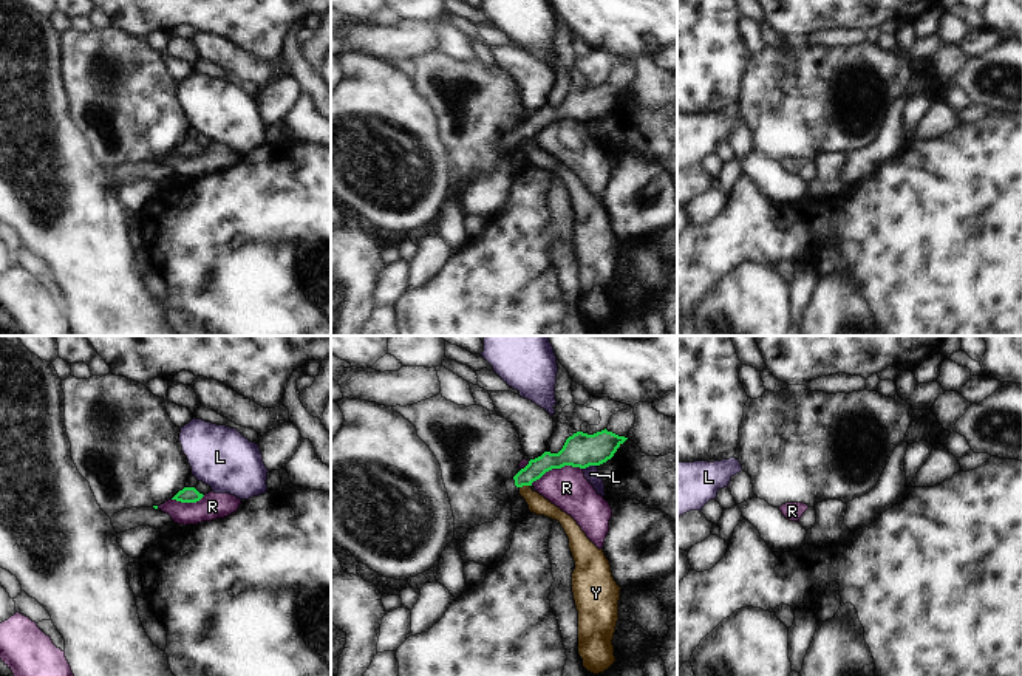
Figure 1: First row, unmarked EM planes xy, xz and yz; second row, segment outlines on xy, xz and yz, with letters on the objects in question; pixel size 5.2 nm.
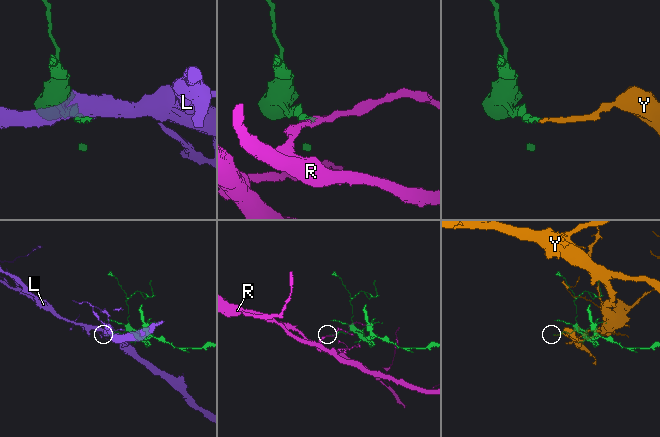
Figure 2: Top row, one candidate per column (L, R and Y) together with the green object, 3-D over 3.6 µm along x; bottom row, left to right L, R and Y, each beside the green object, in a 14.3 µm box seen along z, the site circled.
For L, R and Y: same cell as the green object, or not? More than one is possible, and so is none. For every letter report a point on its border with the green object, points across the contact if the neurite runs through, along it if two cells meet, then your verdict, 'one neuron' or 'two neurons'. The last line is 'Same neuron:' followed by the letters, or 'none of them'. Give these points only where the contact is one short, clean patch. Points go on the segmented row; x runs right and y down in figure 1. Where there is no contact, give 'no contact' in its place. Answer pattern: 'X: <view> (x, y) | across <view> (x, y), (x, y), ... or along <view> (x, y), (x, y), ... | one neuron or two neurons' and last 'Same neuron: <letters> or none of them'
L: xz (589, 464) | along xz (596, 464), (583, 469) | two neurons
R: xz (555, 467) | along xz (582, 467), (552, 467), (531, 484) | two neurons
Y: xz (524, 484) | along xz (529, 484), (520, 488) | two neurons
Same neuron: none of them

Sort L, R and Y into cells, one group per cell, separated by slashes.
L / R / Y

